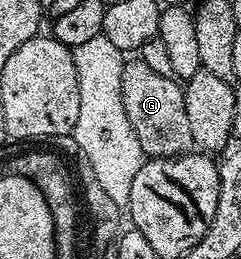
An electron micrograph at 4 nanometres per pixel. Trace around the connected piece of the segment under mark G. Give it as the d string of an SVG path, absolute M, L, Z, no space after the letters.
M134 58L131 64L130 61L123 63L120 90L124 102L124 114L128 114L128 122L140 142L143 157L180 156L191 151L194 139L192 129L188 127L188 113L184 110L184 88L174 76L156 74L152 66L148 66L140 58Z

